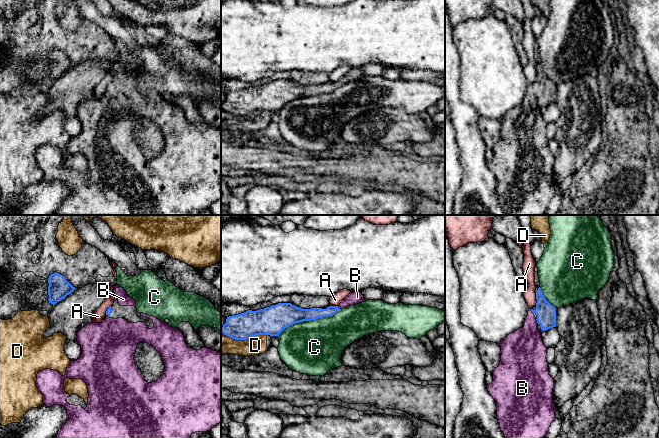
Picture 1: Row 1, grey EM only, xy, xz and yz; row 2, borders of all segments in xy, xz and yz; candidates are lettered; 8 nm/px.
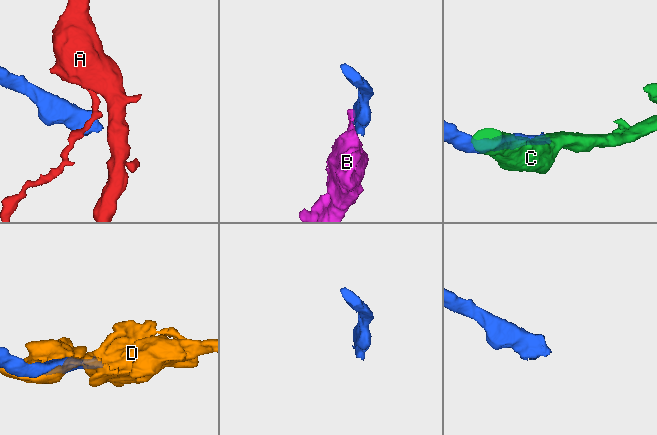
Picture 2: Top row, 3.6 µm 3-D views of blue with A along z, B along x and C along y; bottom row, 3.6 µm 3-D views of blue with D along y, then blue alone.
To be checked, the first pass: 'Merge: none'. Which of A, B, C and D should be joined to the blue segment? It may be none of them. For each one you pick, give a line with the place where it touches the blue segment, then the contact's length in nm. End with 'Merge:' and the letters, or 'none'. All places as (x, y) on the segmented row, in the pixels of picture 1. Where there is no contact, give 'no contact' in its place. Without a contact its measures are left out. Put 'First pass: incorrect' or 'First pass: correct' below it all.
B: yz (537, 321) | 50 nm
Merge: B
First pass: incorrect

